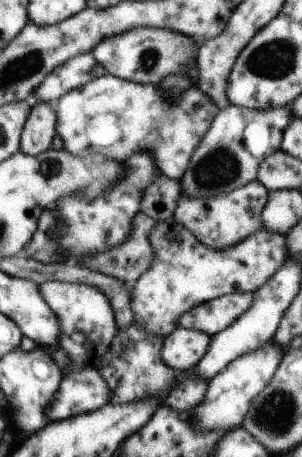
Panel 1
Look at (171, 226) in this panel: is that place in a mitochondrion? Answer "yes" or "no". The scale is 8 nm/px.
no

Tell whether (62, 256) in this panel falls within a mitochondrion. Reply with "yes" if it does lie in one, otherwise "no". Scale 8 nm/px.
no

